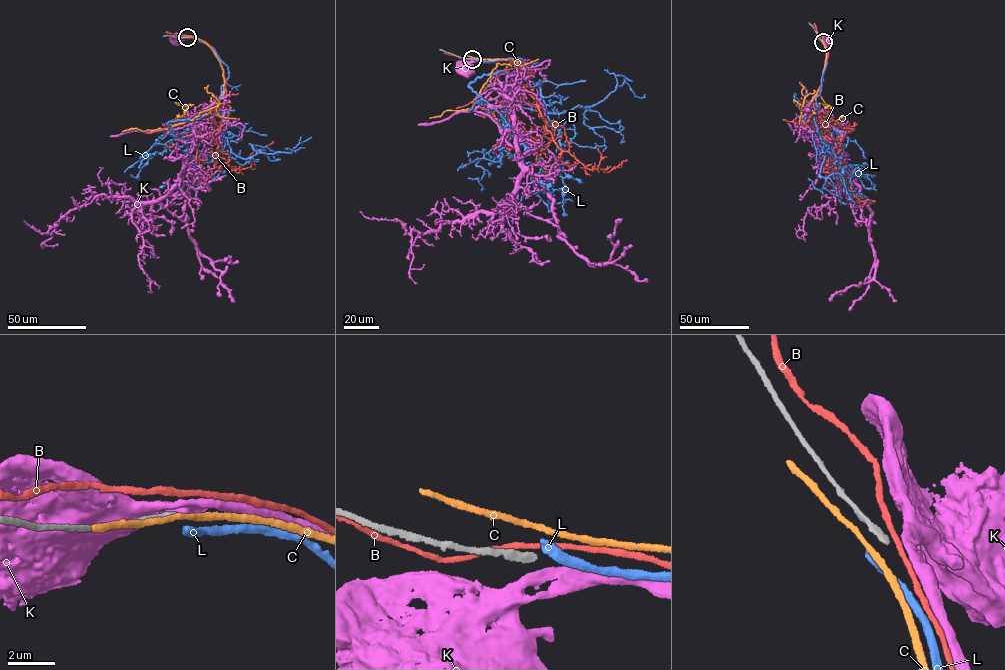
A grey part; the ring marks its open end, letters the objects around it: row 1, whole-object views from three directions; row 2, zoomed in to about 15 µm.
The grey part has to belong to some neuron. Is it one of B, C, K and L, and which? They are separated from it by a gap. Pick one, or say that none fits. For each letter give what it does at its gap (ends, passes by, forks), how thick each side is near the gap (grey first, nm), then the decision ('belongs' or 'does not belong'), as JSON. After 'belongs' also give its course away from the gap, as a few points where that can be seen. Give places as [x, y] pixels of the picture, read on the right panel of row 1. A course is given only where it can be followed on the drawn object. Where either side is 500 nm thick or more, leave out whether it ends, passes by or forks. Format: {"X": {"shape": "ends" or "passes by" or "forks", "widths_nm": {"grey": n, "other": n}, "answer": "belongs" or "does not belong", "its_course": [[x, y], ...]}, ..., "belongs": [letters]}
{"B": {"shape": "passes by", "widths_nm": {"grey": 260, "other": 240}, "answer": "does not belong"}, "C": {"shape": "passes by", "widths_nm": {"grey": 260, "other": 240}, "answer": "does not belong"}, "K": {"shape": "passes by", "widths_nm": {"grey": 260, "other": 360}, "answer": "does not belong"}, "L": {"shape": "ends", "widths_nm": {"grey": 260, "other": 360}, "answer": "does not belong"}, "belongs": []}

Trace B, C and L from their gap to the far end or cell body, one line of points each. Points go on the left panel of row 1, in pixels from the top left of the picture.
B: (187, 35), (205, 41), (223, 70), (226, 102), (213, 114), (218, 128), (218, 160), (237, 168), (272, 141)
C: (188, 37), (212, 50), (224, 83), (218, 106), (165, 129), (180, 126), (177, 119), (187, 108)
L: (187, 38), (210, 45), (229, 76), (220, 106), (183, 134), (197, 163), (196, 182), (158, 189)

